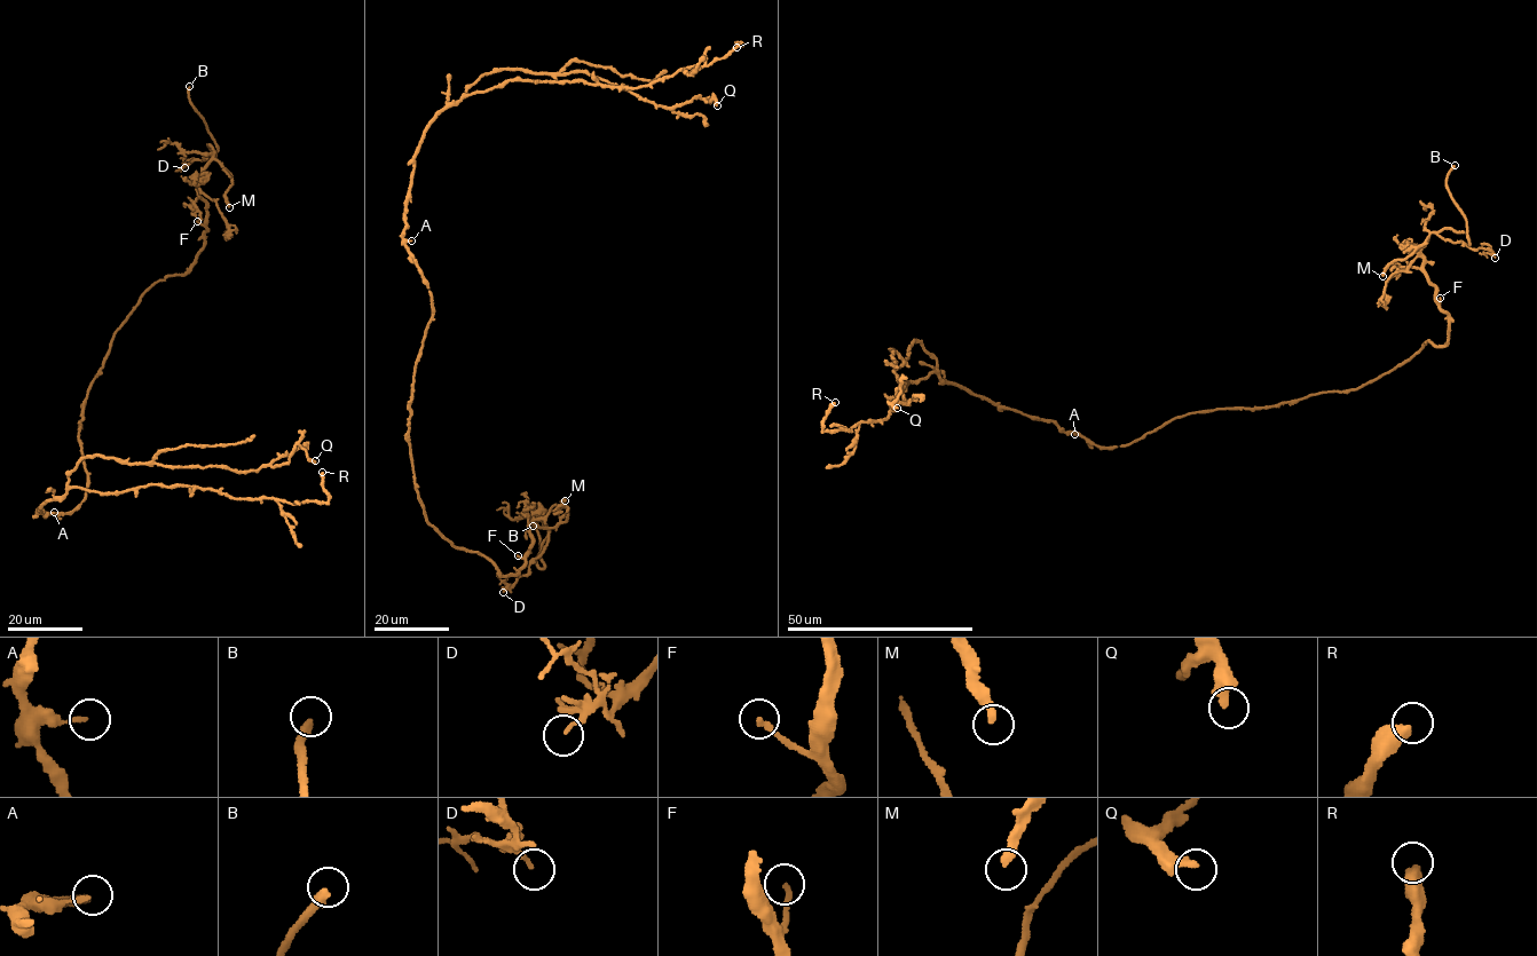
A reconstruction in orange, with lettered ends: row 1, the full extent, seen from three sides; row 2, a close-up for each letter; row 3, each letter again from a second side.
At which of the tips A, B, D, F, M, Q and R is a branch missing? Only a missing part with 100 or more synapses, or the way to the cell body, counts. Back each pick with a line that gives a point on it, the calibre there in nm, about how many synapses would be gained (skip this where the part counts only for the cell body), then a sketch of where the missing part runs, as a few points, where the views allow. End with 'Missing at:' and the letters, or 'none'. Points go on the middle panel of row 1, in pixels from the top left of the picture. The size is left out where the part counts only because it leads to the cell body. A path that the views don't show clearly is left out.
B: Place: (533, 526). Thickness 340 nm. Course of what is missing: (533, 526), (529, 546), (538, 558)
Missing at: B

